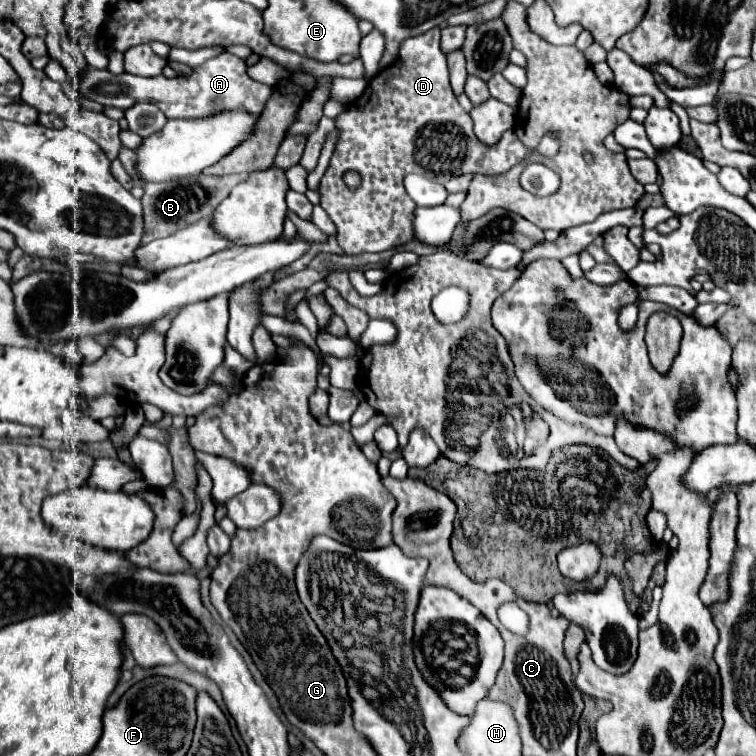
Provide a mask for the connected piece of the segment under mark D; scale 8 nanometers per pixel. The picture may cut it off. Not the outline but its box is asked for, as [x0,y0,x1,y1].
[319,28,529,252]

